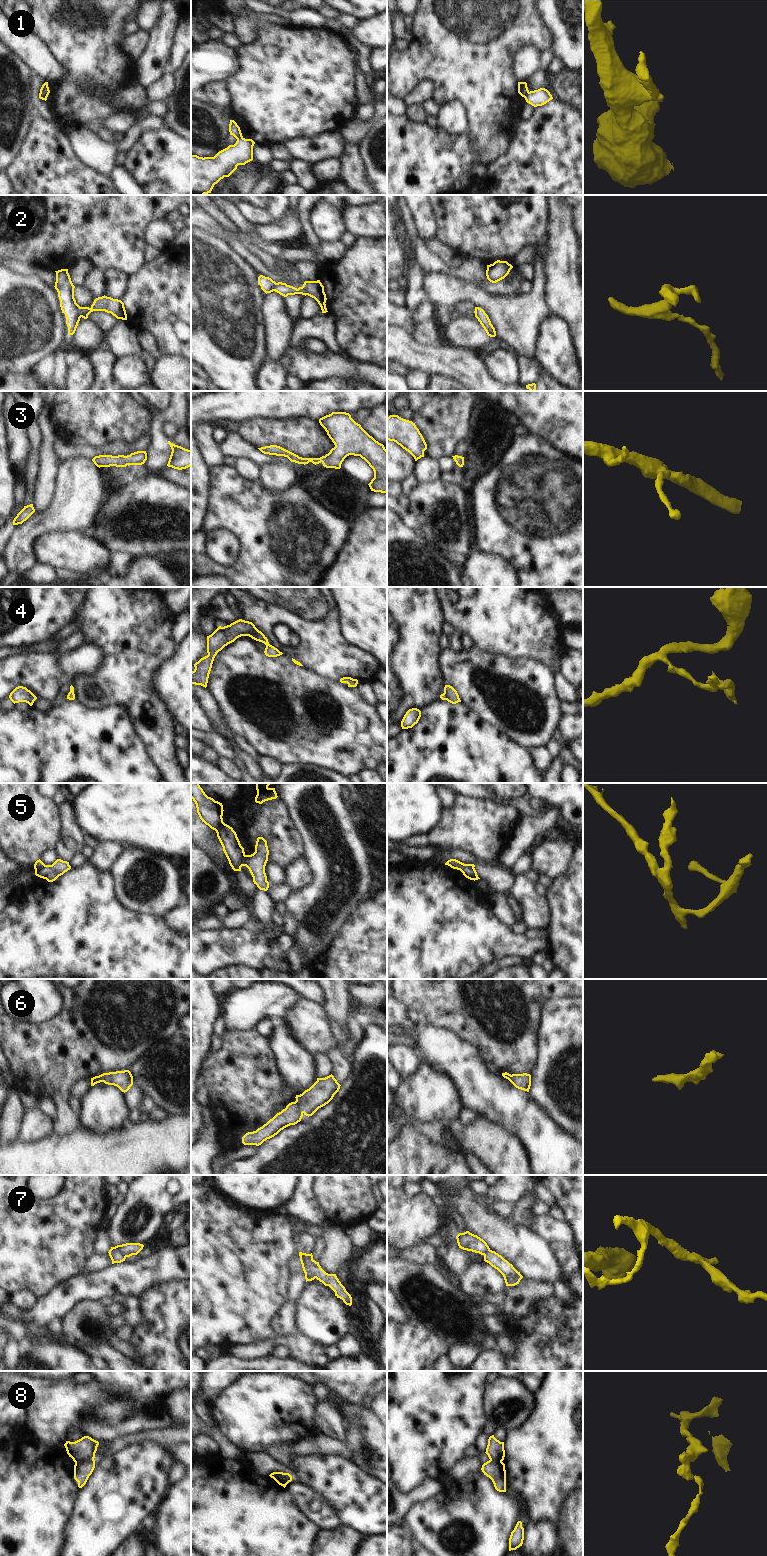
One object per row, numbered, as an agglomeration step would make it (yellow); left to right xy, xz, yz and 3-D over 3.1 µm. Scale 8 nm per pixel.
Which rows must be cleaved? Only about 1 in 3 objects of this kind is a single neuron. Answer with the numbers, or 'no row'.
1, 2, 4, 5, 7, 8

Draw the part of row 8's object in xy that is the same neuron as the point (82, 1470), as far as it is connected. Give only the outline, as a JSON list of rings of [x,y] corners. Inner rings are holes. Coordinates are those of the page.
[[[84,1460],[82,1462],[75,1463],[74,1479],[78,1482],[79,1488],[82,1488],[86,1484],[94,1468],[95,1468],[95,1460]]]

